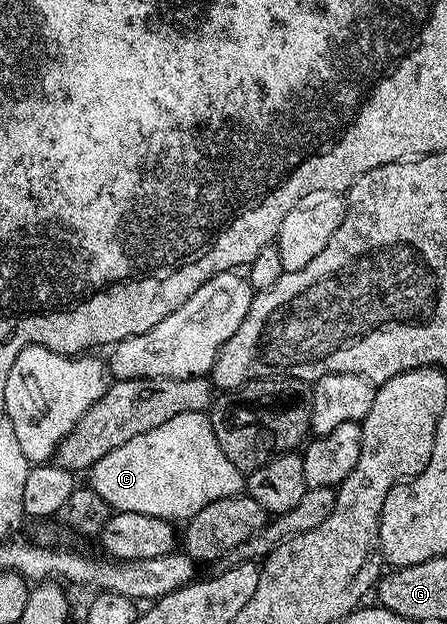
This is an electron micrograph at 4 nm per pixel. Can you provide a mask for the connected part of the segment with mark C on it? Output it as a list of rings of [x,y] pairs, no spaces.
[[[184,412],[183,414],[175,414],[175,418],[171,418],[171,422],[163,422],[163,426],[155,426],[155,430],[147,430],[147,434],[138,434],[135,438],[131,438],[131,442],[123,442],[123,446],[115,446],[115,450],[111,450],[111,454],[103,454],[103,458],[99,458],[99,462],[95,462],[95,466],[89,469],[87,473],[88,487],[95,490],[95,494],[99,494],[99,498],[103,498],[103,502],[107,502],[110,509],[119,512],[134,512],[135,514],[151,514],[151,518],[163,518],[170,522],[187,522],[195,514],[199,514],[199,510],[203,510],[203,506],[207,506],[211,502],[219,502],[219,498],[227,498],[228,496],[238,495],[246,487],[247,480],[239,469],[235,466],[235,462],[231,462],[231,458],[227,458],[227,454],[223,454],[223,450],[219,446],[219,438],[215,438],[215,430],[213,424],[209,420],[205,412]]]

